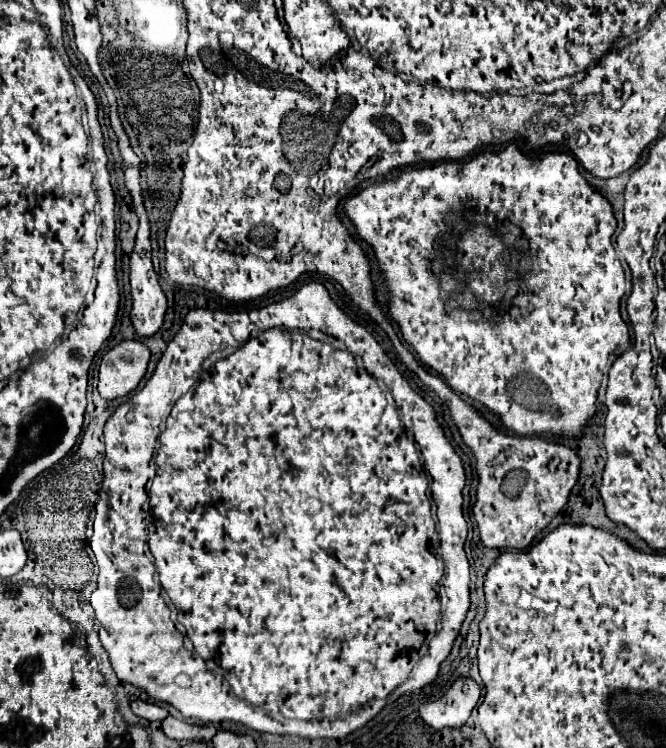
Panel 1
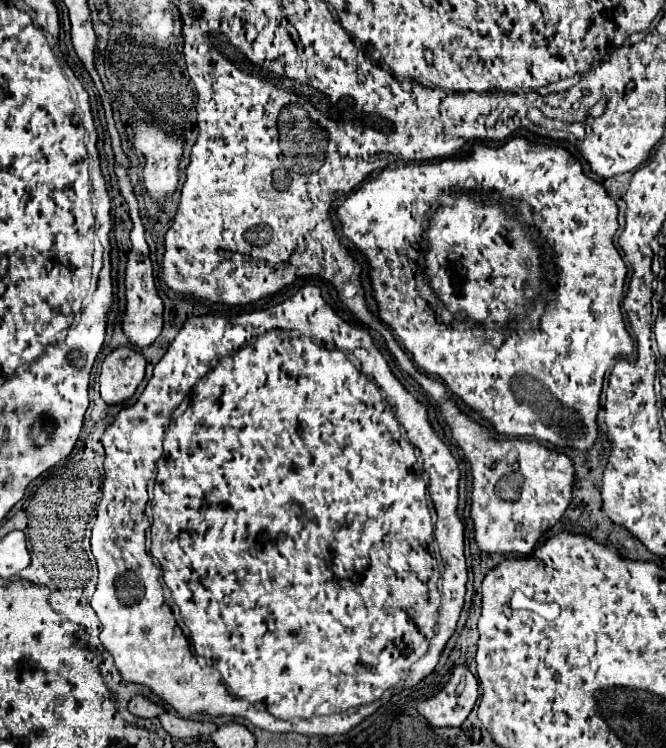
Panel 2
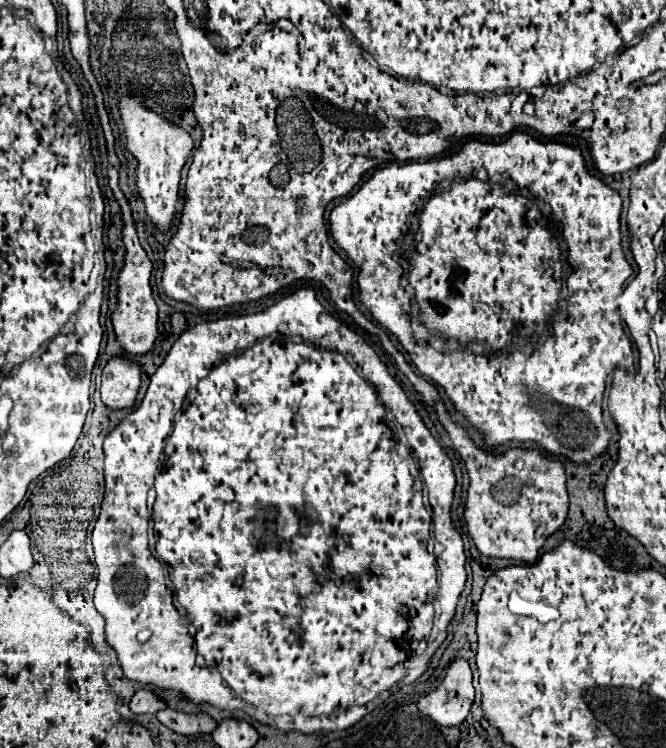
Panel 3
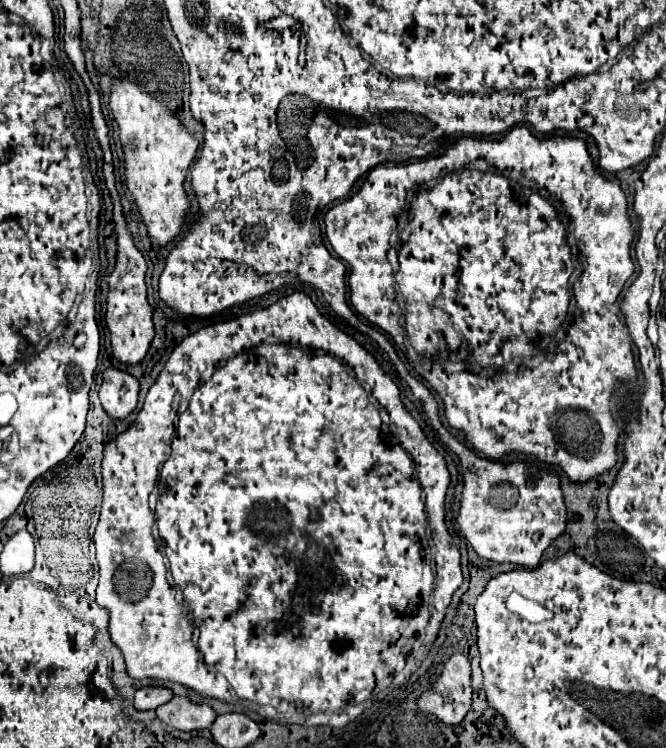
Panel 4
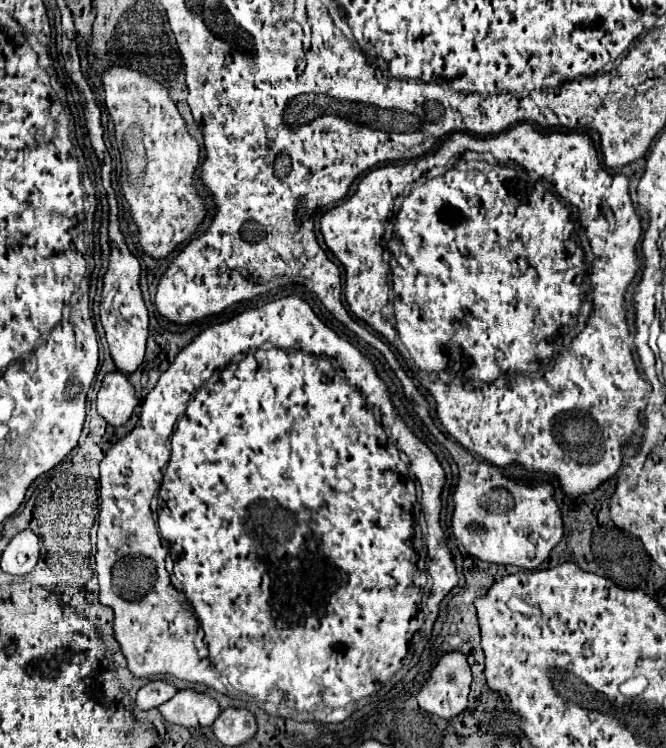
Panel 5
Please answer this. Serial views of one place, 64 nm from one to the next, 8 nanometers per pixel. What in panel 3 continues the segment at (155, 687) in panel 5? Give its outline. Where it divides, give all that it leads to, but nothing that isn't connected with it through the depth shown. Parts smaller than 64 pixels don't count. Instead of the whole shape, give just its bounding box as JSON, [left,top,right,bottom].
[130,690,166,714]

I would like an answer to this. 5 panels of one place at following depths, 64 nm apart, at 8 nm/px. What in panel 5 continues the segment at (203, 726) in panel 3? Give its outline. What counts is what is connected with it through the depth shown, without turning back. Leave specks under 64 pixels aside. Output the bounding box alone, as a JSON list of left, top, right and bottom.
[158,690,220,726]

